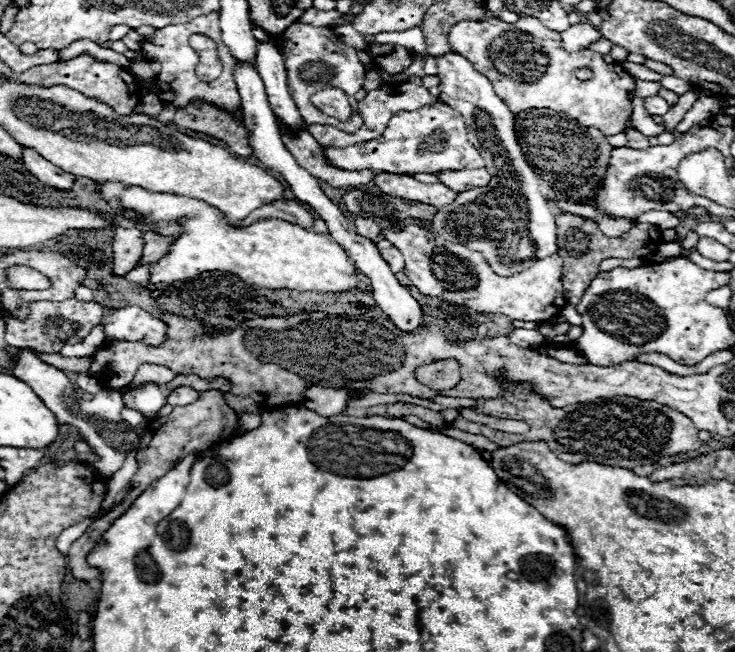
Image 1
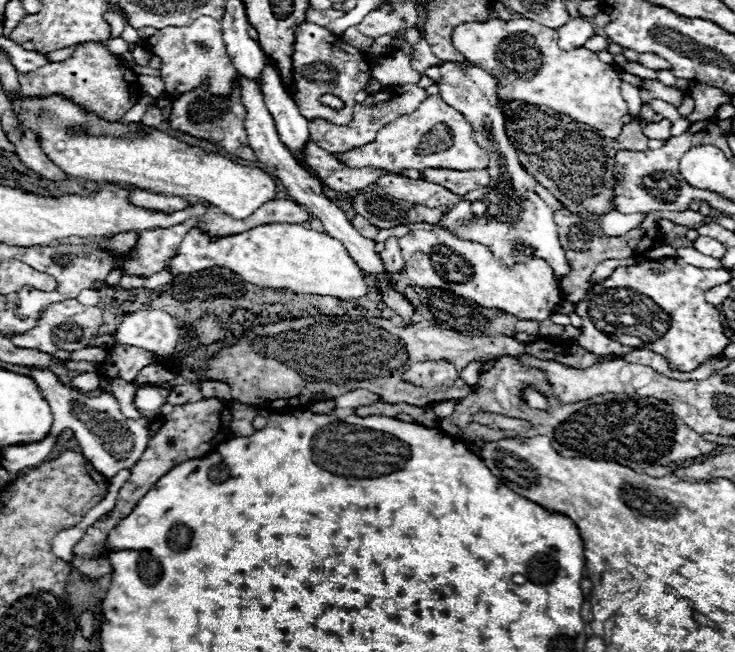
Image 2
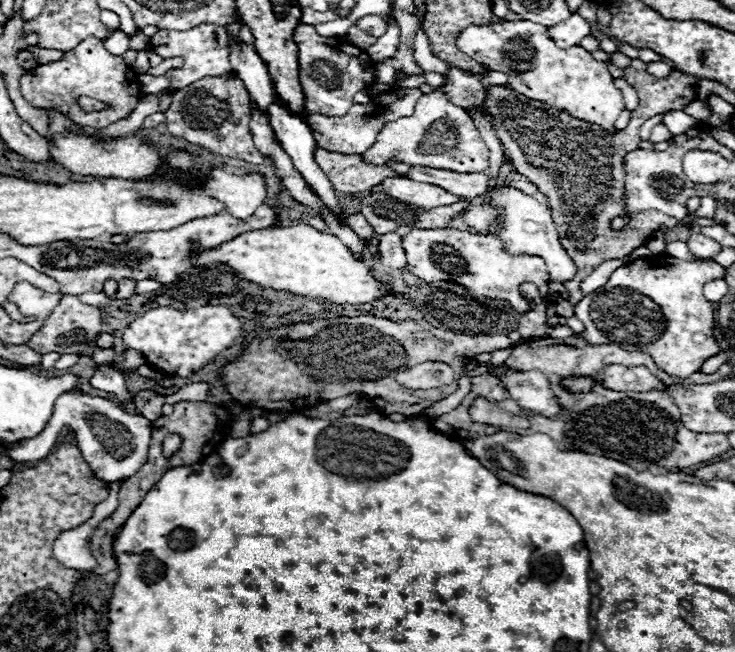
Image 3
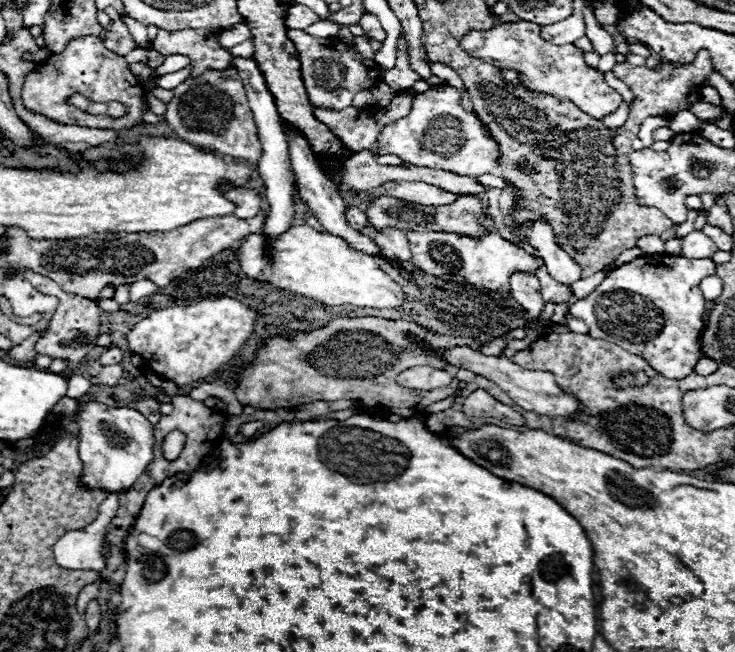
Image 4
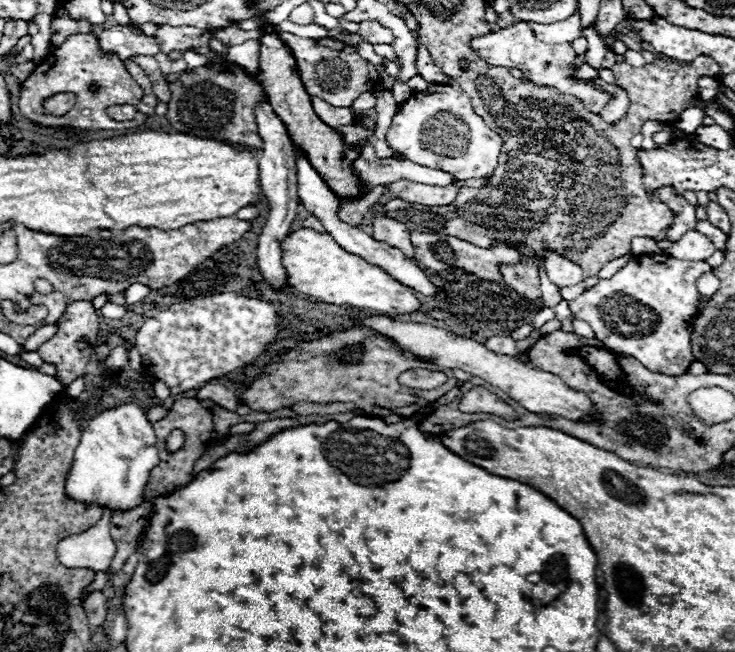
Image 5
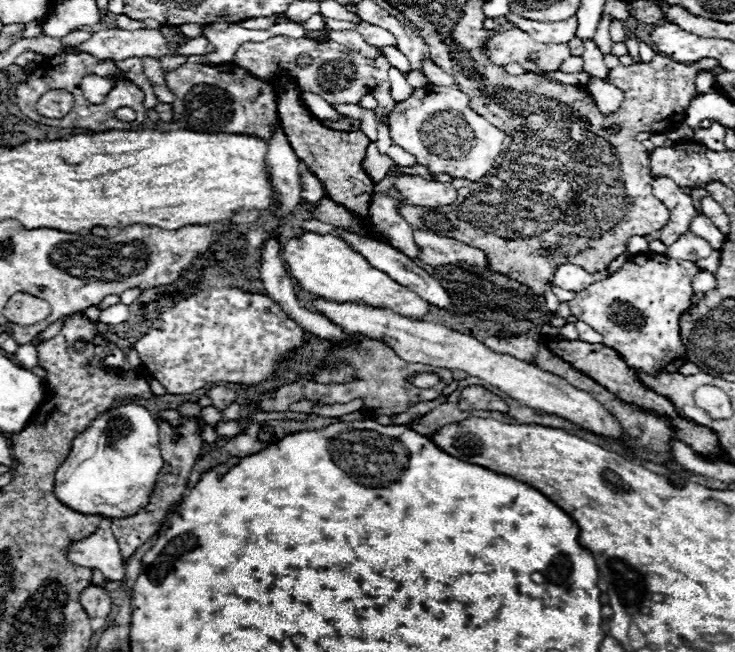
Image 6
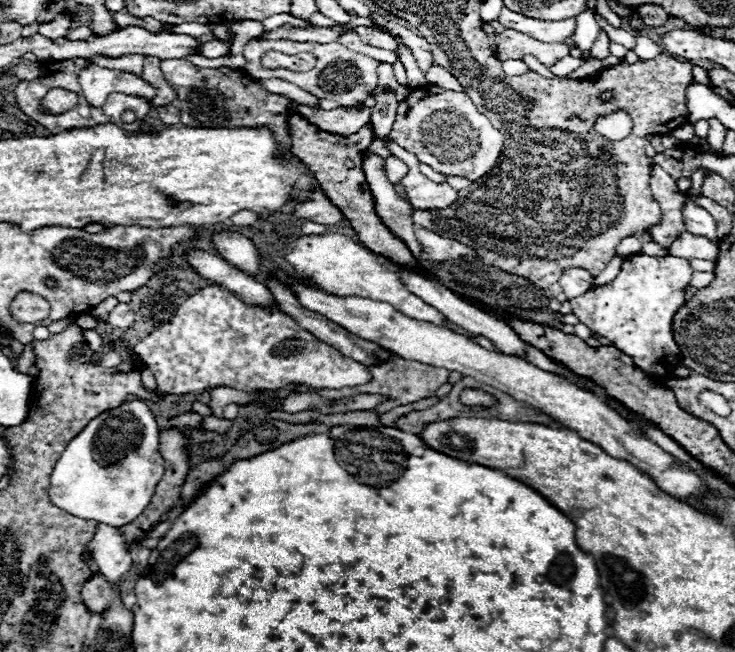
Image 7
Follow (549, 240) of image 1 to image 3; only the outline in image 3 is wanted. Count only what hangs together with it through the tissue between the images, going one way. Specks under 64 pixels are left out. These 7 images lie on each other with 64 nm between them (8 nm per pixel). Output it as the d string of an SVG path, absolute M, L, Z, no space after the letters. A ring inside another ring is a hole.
M448 66L448 76L446 76L446 84L438 86L440 92L444 92L448 96L448 100L452 100L456 106L470 110L476 108L480 112L484 112L484 102L486 102L486 90L490 86L502 86L508 82L506 74L500 72L486 72L482 76L476 74L468 74L468 72L460 72L460 68L456 66ZM504 158L502 166L500 166L500 174L496 178L496 188L492 192L486 192L488 202L490 202L490 212L488 214L478 212L478 222L476 222L472 218L472 210L480 208L482 202L484 202L484 198L482 196L474 196L470 200L470 208L466 208L466 212L460 214L460 222L468 230L474 230L476 234L488 234L490 226L494 222L496 236L500 236L504 248L508 252L512 252L512 256L520 256L520 254L540 256L540 258L544 258L544 262L546 262L546 266L550 270L552 280L558 280L558 282L570 280L576 274L576 266L574 266L572 258L566 254L566 250L560 244L556 226L552 222L552 216L550 216L550 208L546 204L540 204L536 198L526 196L518 188L506 188L506 186L502 186L504 180L508 180L512 174L516 174L516 168L514 168L514 164L508 158Z

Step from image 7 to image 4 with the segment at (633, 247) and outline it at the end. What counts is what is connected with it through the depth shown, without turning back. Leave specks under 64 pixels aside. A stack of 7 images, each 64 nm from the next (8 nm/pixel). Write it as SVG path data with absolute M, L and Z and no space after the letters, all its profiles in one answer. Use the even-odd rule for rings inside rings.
M644 236L636 242L636 246L640 246L646 254L660 254L664 252L664 242L660 240L660 236Z

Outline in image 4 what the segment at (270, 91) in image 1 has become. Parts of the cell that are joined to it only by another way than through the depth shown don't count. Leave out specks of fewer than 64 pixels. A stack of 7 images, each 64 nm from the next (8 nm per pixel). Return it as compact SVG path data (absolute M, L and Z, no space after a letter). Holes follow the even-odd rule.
M282 120L282 126L284 126L286 140L288 140L288 148L290 148L292 172L294 172L294 176L296 176L296 180L298 180L300 200L310 206L312 214L320 218L320 222L324 224L324 228L326 228L330 234L336 234L336 236L340 236L342 240L346 240L354 250L362 250L362 252L368 252L368 254L372 254L372 256L382 256L380 248L378 248L368 236L364 236L364 234L360 234L360 232L356 232L356 230L350 228L350 224L348 224L348 220L346 220L346 216L344 216L344 212L346 212L344 202L342 202L342 198L338 196L334 182L322 172L322 166L318 164L318 158L316 158L312 146L310 146L308 138L306 138L298 128L286 126L284 120Z

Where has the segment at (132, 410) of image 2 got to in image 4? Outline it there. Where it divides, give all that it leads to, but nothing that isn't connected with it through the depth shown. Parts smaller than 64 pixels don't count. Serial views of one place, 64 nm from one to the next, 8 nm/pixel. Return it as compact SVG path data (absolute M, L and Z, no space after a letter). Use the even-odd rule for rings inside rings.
M118 364L102 366L100 374L96 376L98 384L102 384L102 386L116 386L120 378L122 378L122 366L118 366Z

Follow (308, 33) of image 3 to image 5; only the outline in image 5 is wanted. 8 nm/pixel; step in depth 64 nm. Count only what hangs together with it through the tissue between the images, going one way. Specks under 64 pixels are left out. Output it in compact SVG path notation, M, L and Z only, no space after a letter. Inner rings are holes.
M284 32L282 40L290 46L294 58L298 62L300 78L302 78L306 92L310 96L320 96L322 100L328 100L328 104L336 104L340 108L352 106L352 102L358 98L358 94L362 94L364 90L376 88L380 82L378 68L374 64L362 60L358 56L358 52L352 46L346 46L344 42L338 42L332 38L308 40L308 38L292 36L290 32Z

